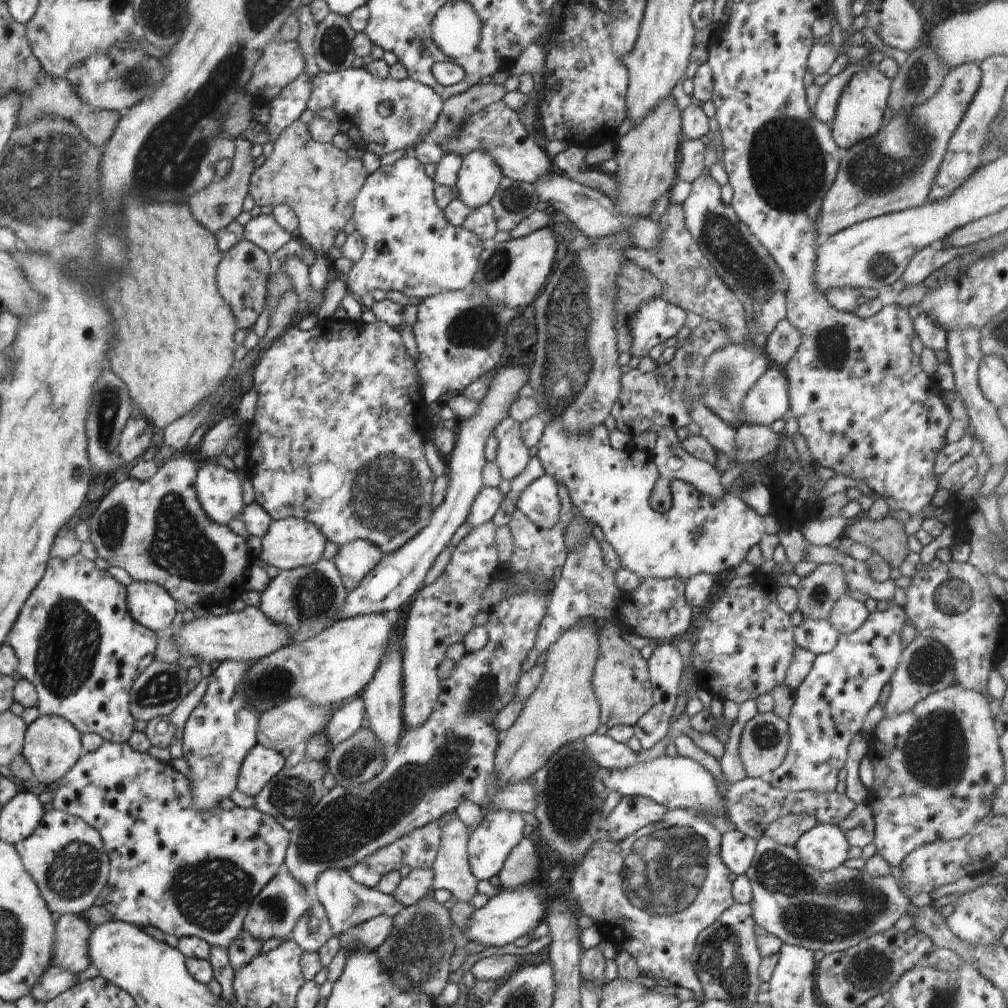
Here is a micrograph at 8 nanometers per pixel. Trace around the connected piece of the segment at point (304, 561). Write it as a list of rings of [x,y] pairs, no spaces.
[[[294,517],[273,520],[267,533],[261,538],[262,551],[258,558],[276,570],[290,570],[308,566],[318,562],[323,557],[327,538],[311,522]]]

